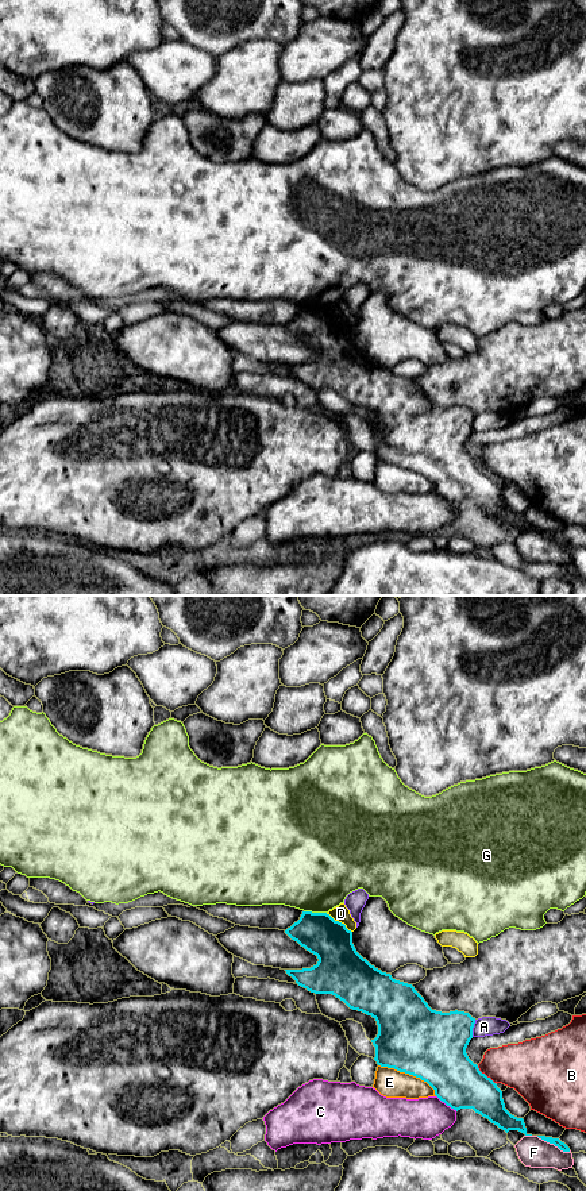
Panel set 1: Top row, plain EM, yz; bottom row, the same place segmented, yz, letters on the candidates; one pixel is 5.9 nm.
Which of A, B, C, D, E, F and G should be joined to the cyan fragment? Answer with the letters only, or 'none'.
none

